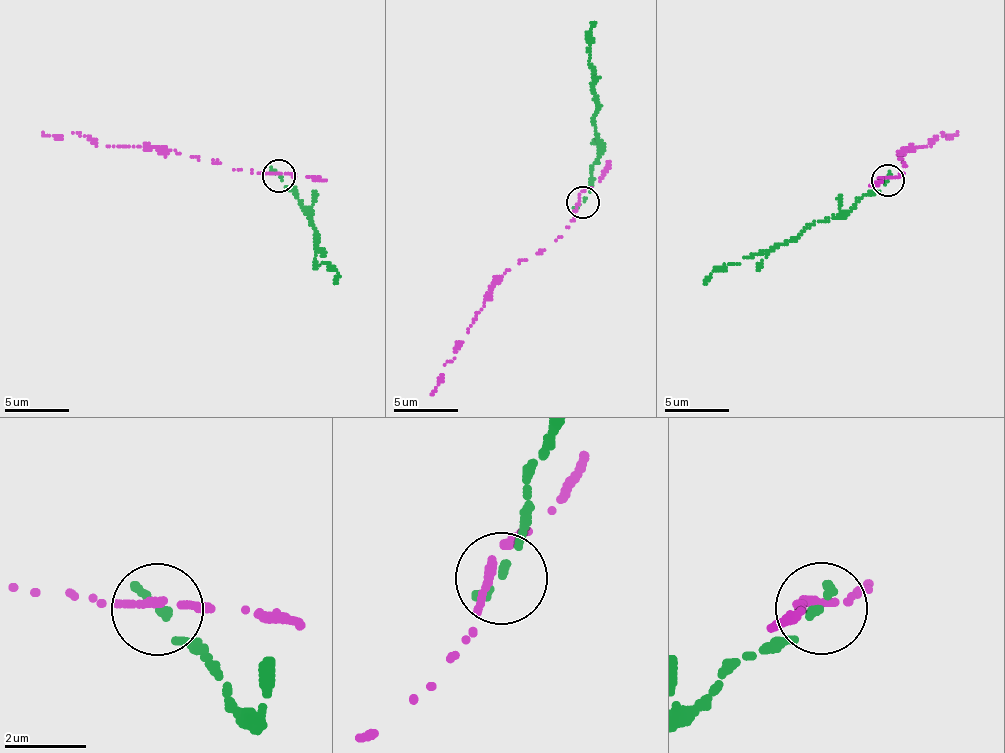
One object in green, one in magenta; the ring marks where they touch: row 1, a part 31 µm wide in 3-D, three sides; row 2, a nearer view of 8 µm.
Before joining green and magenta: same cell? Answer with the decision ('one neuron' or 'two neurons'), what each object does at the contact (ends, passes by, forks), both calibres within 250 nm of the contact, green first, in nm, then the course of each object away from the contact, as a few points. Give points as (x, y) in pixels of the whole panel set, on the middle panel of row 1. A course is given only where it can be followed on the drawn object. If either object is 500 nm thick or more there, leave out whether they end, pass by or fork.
one neuron | green ends | magenta passes by | 190/150 nm | green via (584, 201), (600, 143), (590, 58), (589, 32), (592, 22) | magenta via (579, 201), (561, 237), (492, 286), (431, 394)

